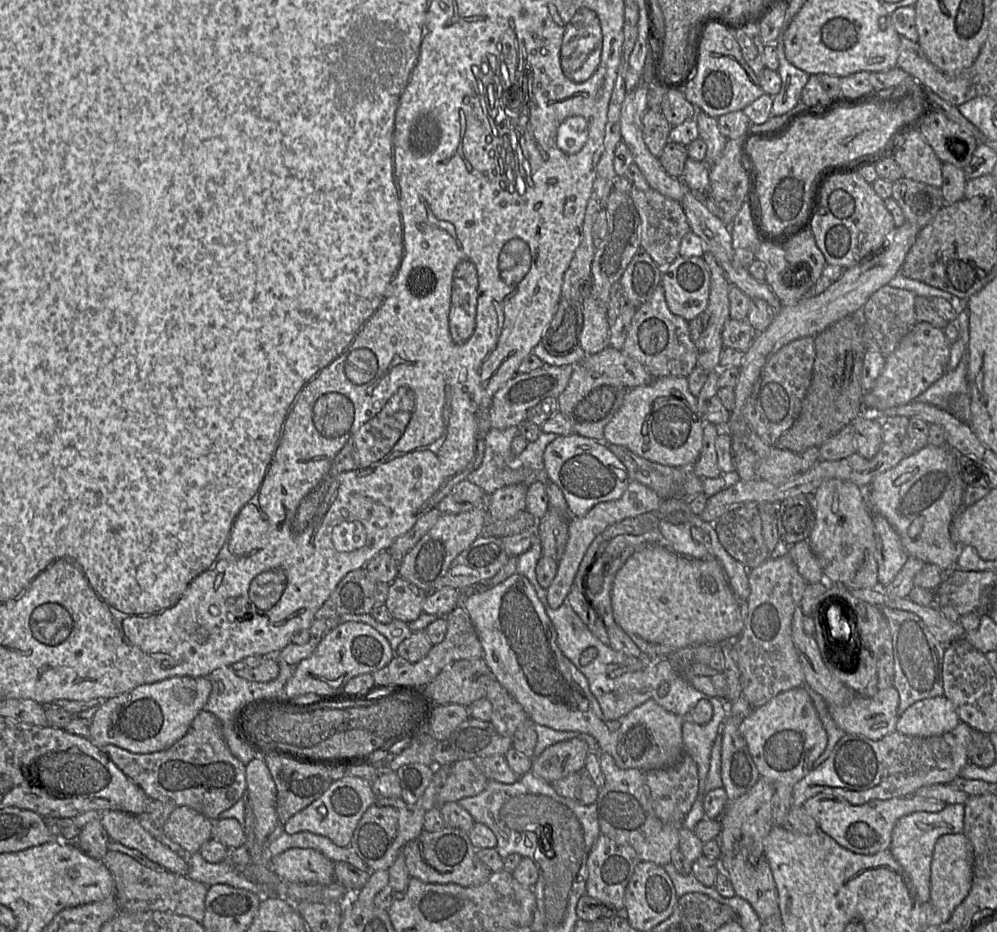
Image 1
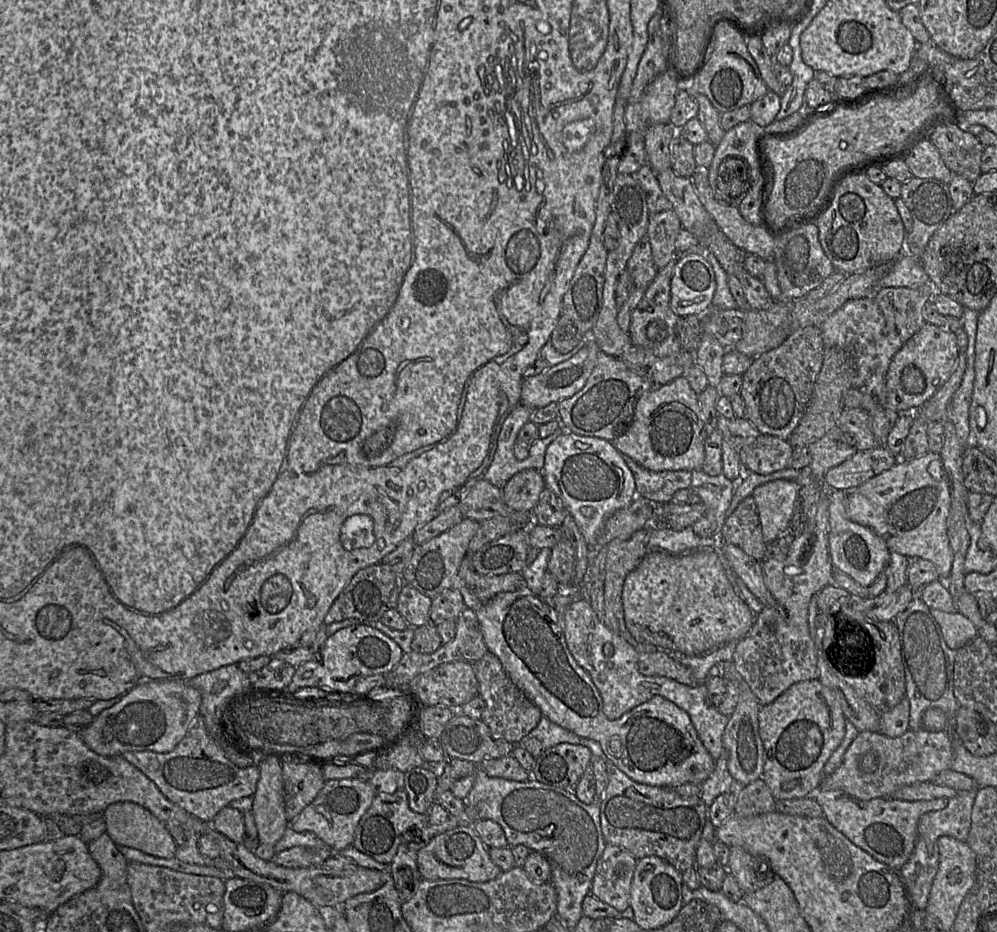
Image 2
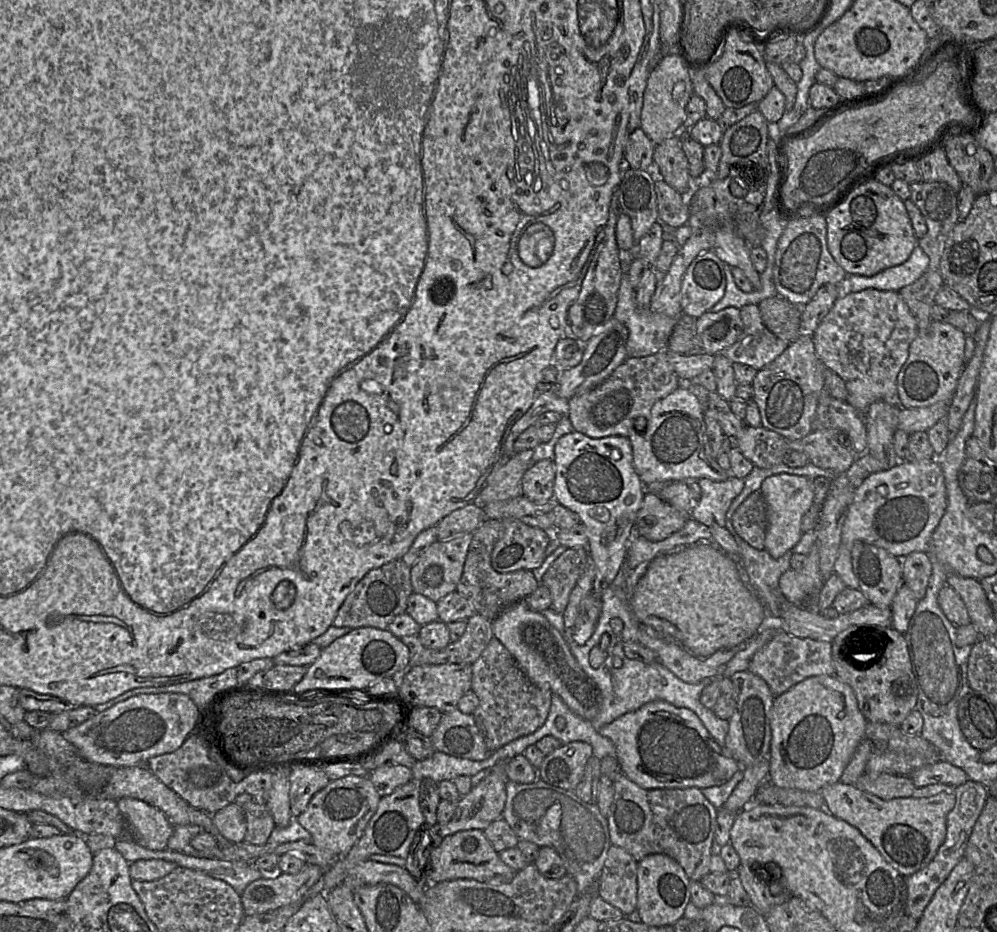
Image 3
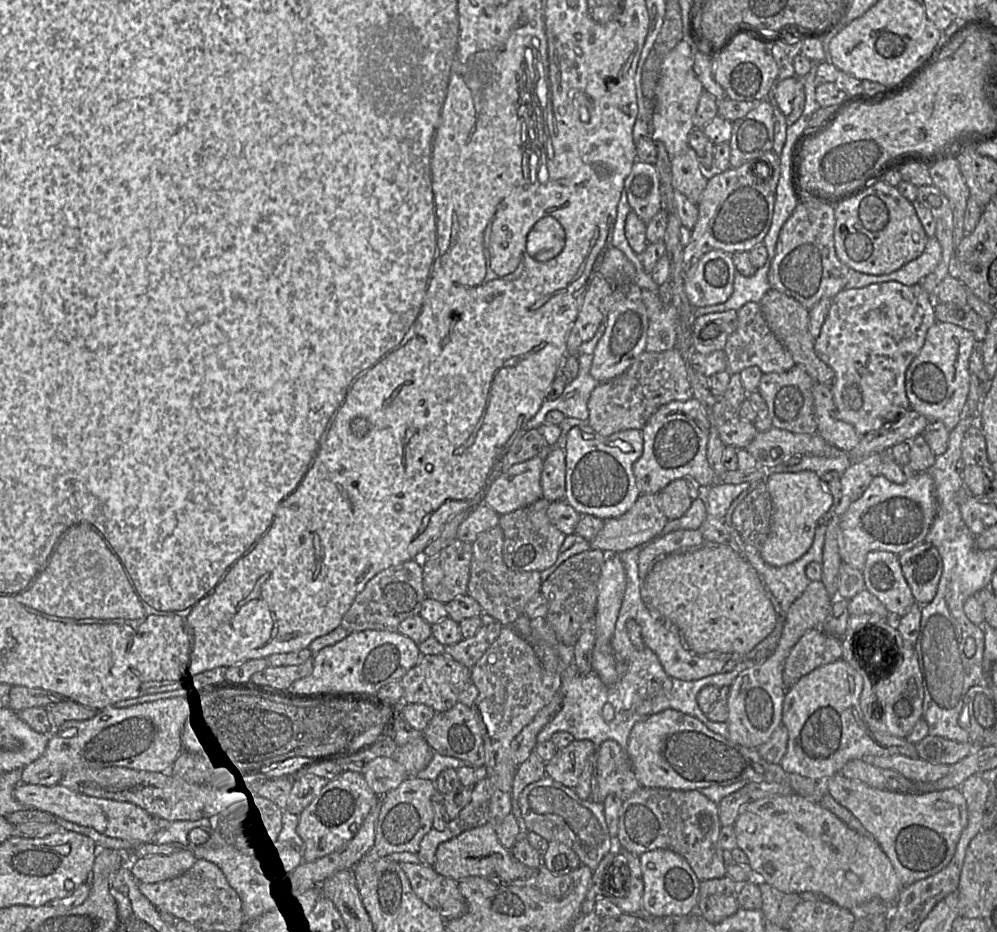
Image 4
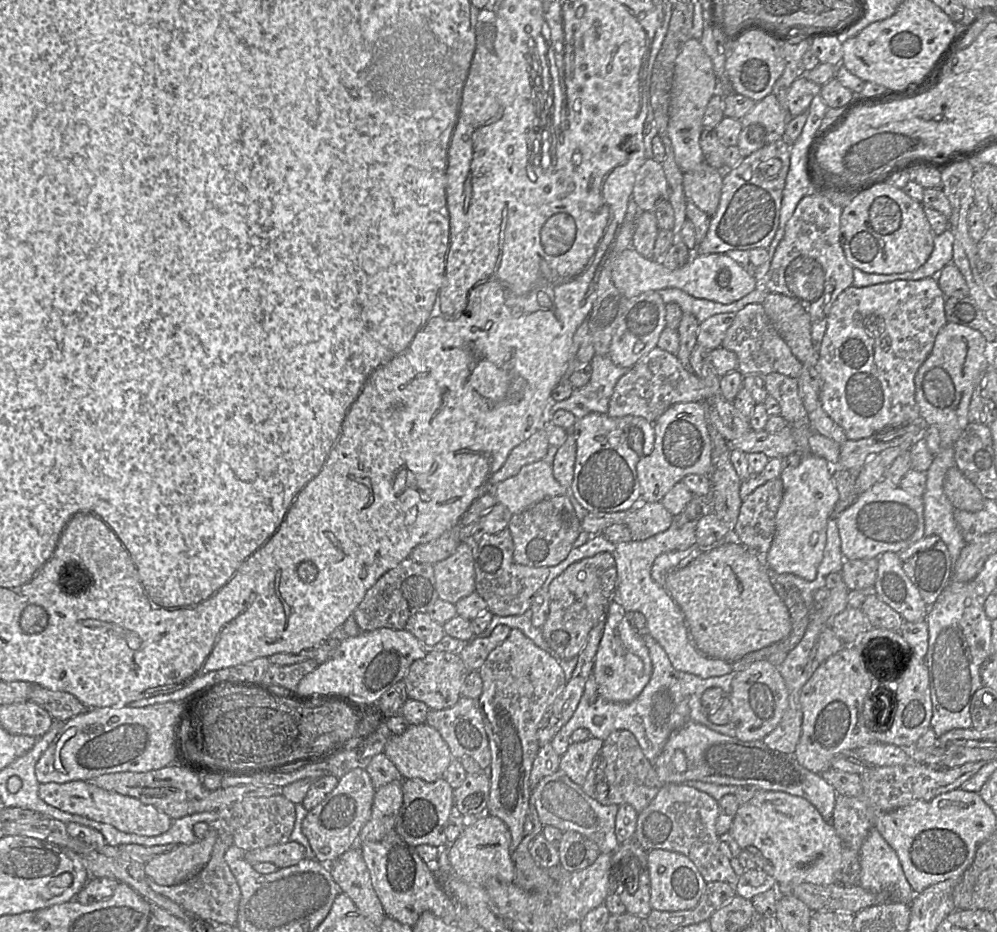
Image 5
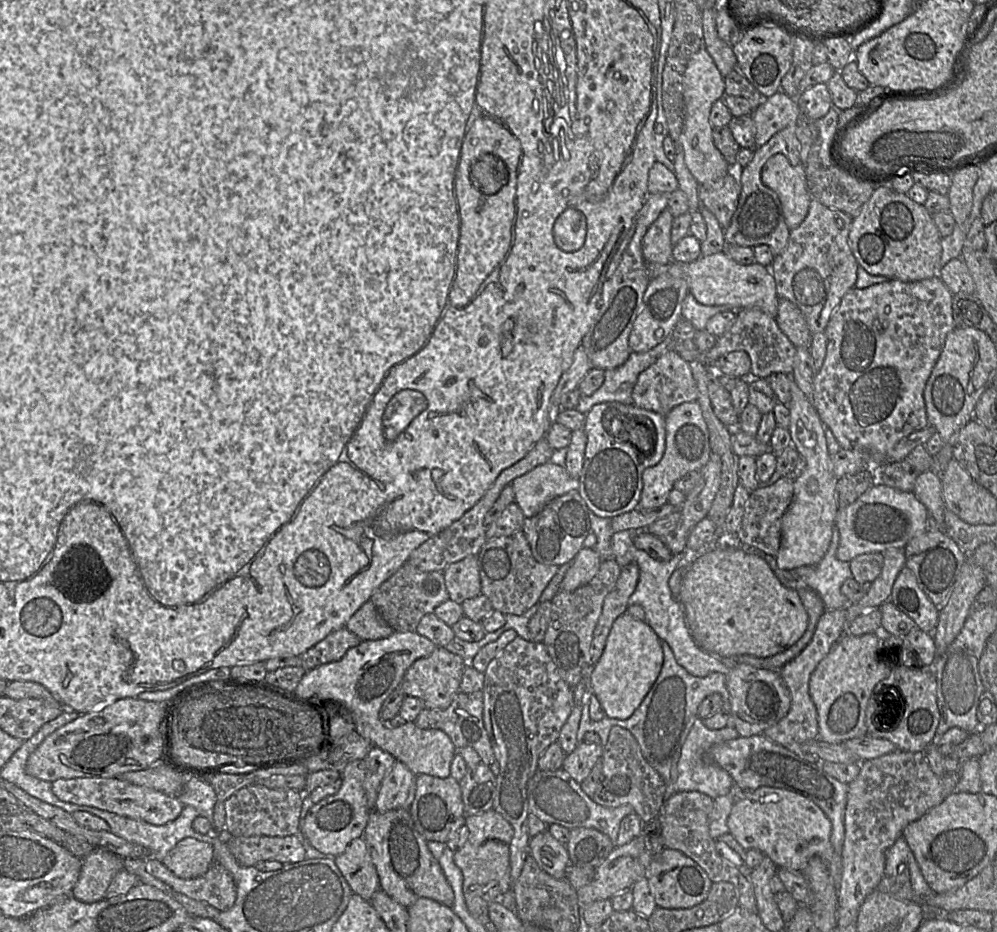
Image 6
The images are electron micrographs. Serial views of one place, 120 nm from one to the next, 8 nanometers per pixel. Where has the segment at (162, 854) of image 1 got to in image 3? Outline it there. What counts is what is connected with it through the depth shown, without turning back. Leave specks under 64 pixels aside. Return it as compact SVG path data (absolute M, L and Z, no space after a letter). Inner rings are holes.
M121 798L117 804L125 819L126 838L153 851L167 848L174 826L161 810L134 798Z

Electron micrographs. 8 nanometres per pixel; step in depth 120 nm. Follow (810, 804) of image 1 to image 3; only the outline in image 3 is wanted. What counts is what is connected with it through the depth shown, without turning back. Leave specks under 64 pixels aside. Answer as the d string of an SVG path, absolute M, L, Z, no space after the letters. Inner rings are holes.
M840 781L824 787L821 795L828 812L856 827L903 877L923 869L933 860L945 841L946 818L956 801L954 791L925 798L882 799Z

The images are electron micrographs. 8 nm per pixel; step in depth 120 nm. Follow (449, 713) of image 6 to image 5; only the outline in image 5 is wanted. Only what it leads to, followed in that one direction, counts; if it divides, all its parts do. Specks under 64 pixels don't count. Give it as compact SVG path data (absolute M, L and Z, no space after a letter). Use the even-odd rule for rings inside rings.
M461 696L456 704L442 710L429 709L426 723L435 728L447 743L453 759L460 759L467 755L473 758L485 769L491 764L491 751L488 737L484 728L479 699Z

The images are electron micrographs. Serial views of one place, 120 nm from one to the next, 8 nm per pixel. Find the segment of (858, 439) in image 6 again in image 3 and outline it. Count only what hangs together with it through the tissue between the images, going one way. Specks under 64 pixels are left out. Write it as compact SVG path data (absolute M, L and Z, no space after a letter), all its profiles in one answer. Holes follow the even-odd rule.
M873 288L860 292L844 293L812 334L816 354L824 366L835 372L845 383L846 402L864 414L875 401L897 404L897 375L907 360L909 346L918 334L917 321L898 291L881 291Z

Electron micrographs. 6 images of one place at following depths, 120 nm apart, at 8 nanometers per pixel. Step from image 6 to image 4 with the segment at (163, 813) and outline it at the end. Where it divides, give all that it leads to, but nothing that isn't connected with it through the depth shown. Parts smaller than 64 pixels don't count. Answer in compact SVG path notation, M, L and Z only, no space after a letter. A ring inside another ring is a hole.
M19 784L15 787L13 796L27 806L28 810L46 812L77 825L93 828L108 837L127 840L133 844L152 842L161 829L158 819L135 804L87 796L60 784L51 787Z

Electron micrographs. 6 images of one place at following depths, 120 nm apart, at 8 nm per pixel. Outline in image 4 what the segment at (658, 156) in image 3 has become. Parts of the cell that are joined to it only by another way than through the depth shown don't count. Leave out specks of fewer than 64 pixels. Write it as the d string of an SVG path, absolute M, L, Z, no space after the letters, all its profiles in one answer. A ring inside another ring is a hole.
M688 148L684 153L671 157L673 188L689 201L697 204L708 183L708 178L701 170L695 151Z

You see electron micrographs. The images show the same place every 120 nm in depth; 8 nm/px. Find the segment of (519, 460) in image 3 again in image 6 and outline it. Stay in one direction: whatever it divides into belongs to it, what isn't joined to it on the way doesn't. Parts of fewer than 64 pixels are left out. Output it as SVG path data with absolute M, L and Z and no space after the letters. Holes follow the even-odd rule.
M547 462L511 483L515 503L526 518L535 516L553 499L579 491L579 479L572 478L565 467Z

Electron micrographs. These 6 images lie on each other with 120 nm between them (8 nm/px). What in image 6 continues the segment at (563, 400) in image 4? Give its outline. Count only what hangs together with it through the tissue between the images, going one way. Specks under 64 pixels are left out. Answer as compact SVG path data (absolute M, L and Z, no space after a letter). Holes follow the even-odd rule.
M672 334L662 343L644 353L631 353L627 361L614 369L604 370L602 386L592 395L581 395L575 409L587 414L594 405L605 402L633 403L632 391L641 372L651 366L668 350L674 350Z

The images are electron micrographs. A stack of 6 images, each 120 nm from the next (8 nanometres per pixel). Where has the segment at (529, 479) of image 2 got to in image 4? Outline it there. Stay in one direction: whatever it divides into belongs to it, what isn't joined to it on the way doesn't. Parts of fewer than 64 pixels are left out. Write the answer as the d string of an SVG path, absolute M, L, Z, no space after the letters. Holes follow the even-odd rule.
M553 446L543 461L541 472L542 498L549 501L565 501L566 452L565 448Z

